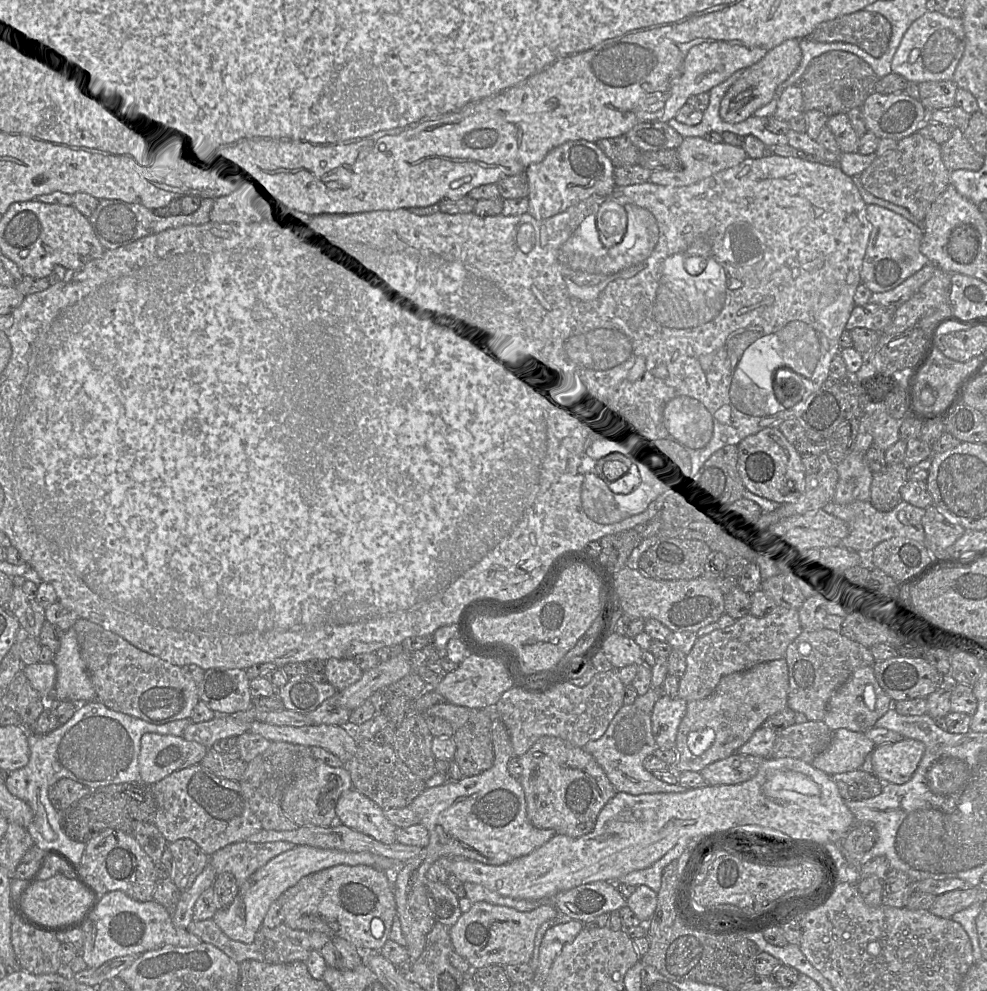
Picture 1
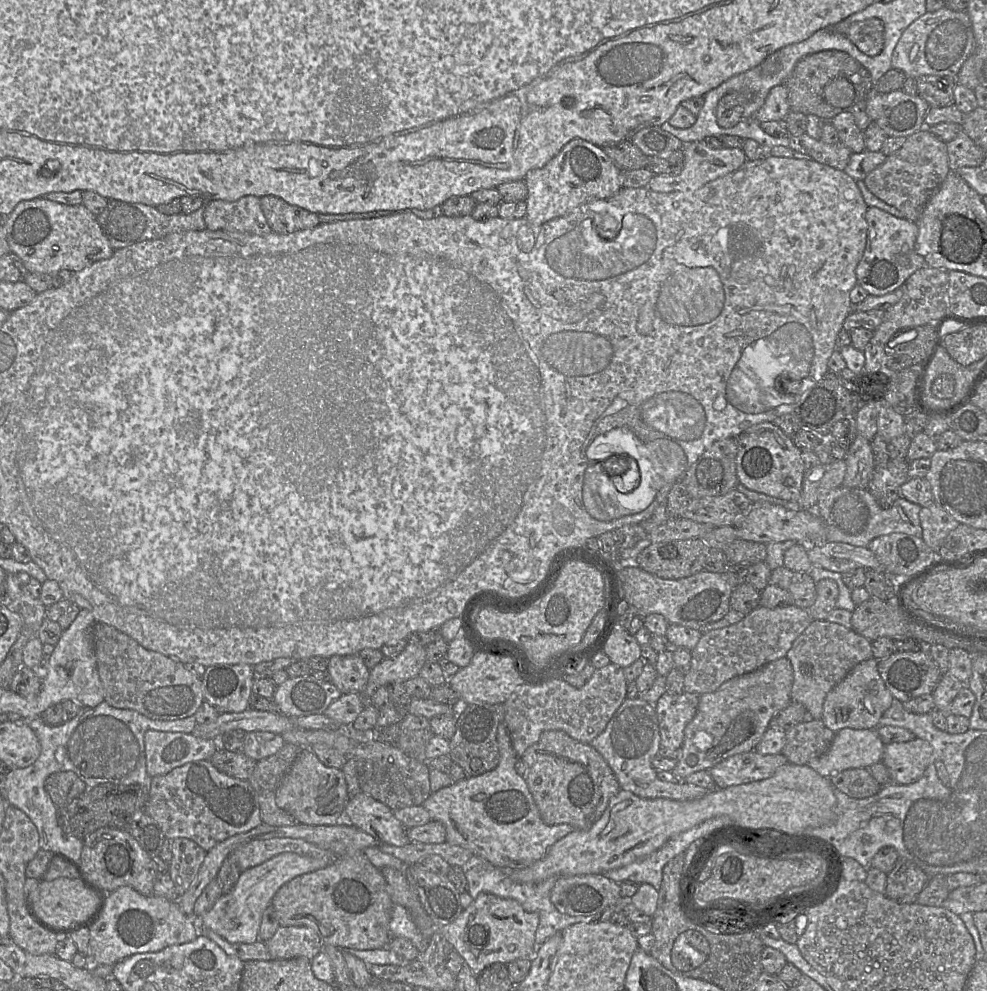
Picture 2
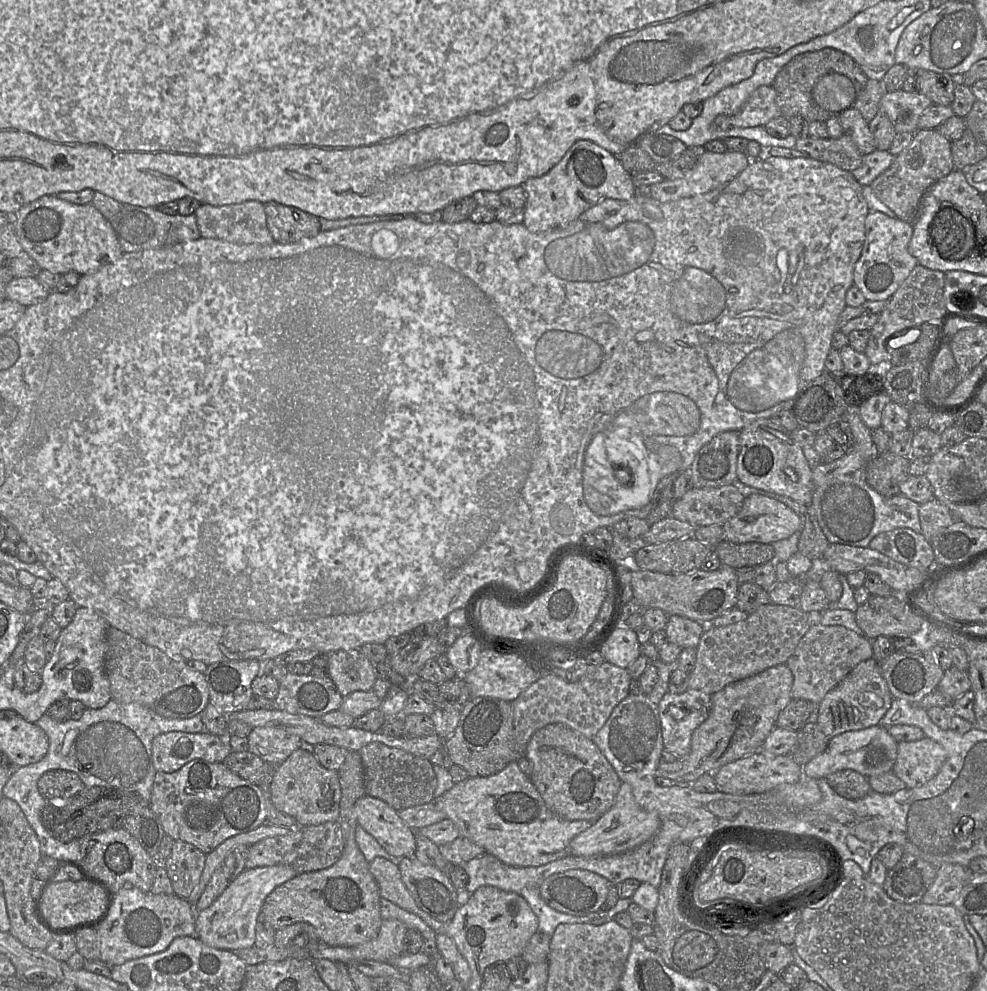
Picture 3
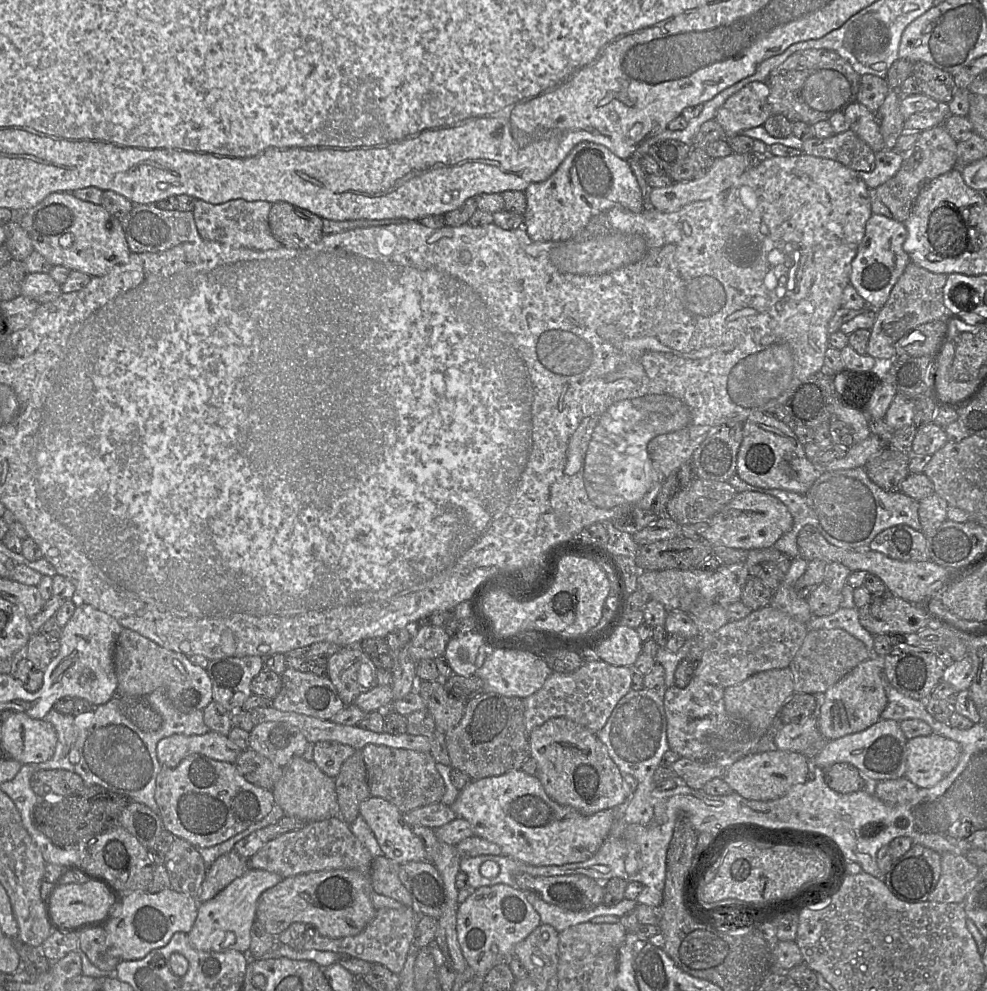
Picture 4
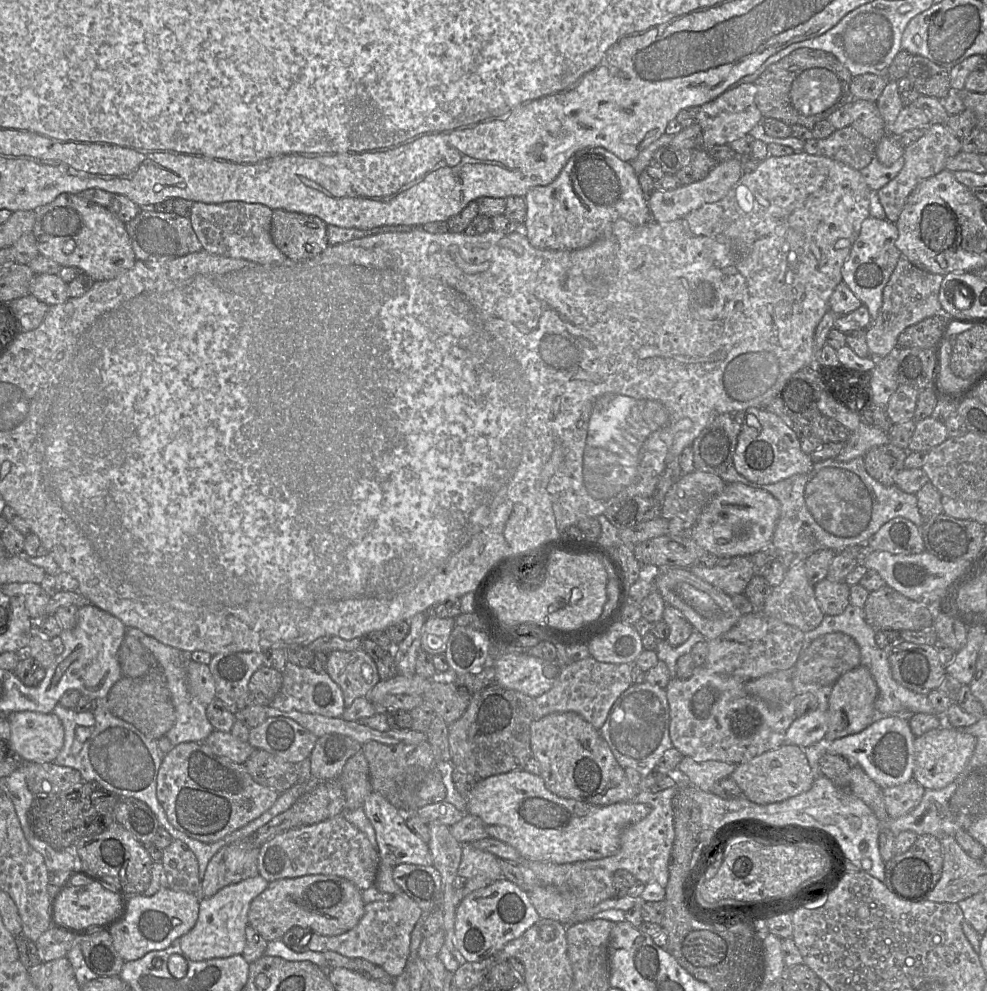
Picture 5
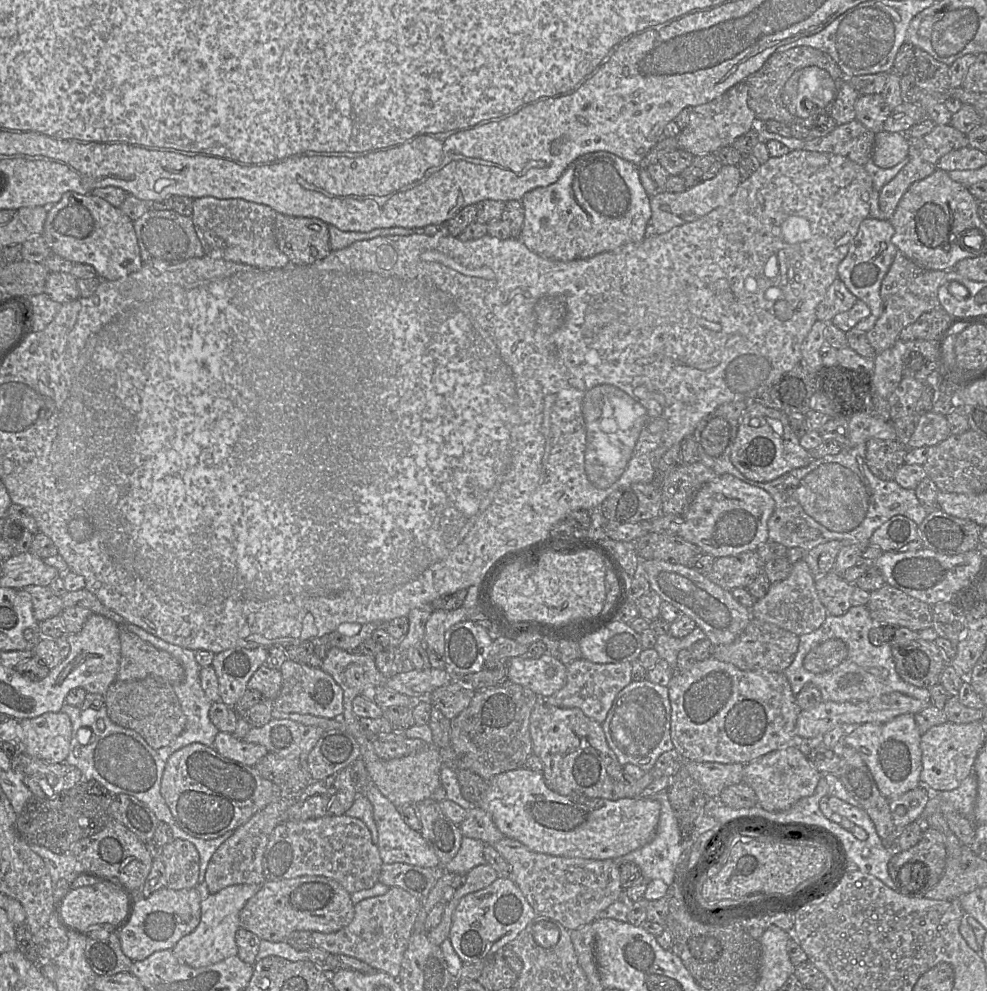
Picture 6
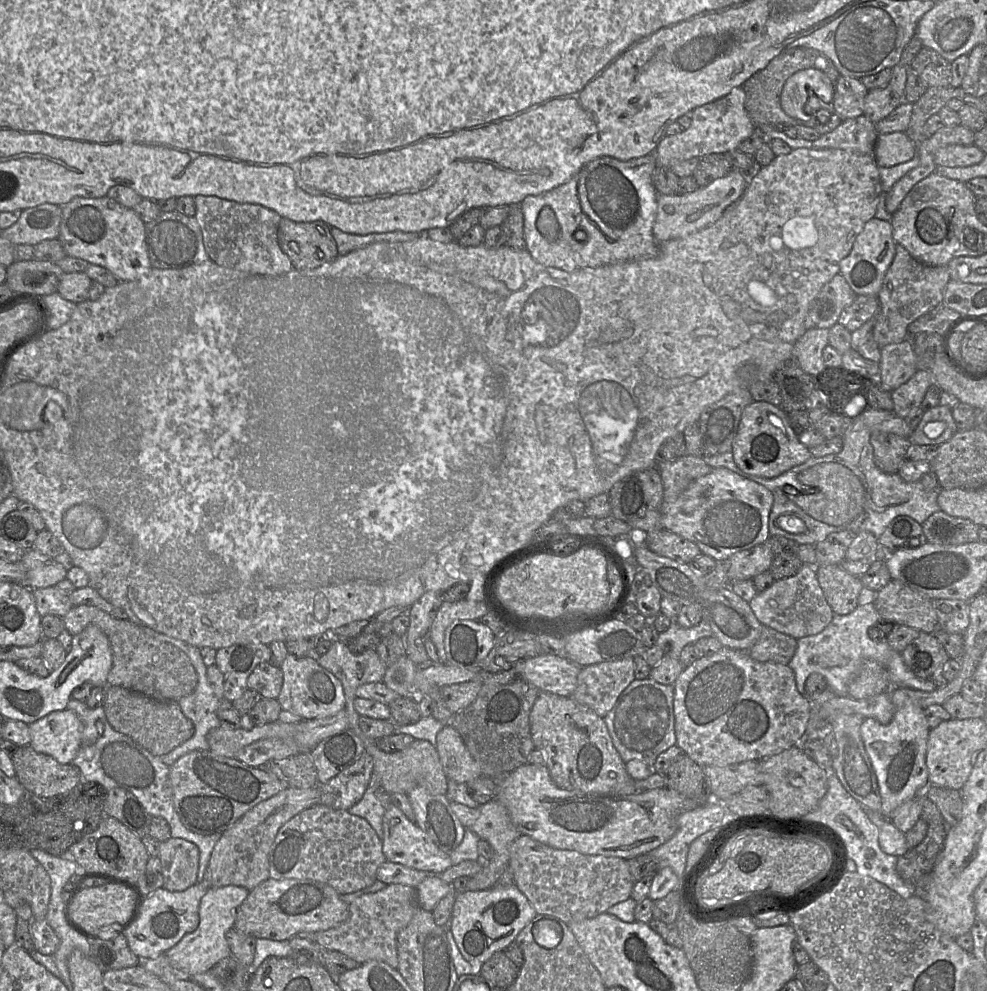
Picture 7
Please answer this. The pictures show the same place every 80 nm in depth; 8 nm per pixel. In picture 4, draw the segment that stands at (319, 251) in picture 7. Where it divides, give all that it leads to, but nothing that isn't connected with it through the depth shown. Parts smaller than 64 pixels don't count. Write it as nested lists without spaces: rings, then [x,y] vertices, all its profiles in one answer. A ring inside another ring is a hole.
[[[286,202],[271,204],[269,225],[281,246],[300,251],[313,247],[324,236],[323,219]]]

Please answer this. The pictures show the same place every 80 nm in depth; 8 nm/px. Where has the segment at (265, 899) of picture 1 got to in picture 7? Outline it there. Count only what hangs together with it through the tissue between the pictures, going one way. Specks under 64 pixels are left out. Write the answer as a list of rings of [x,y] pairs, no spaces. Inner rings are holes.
[[[234,885],[210,887],[200,901],[197,929],[186,934],[174,947],[165,952],[171,966],[188,974],[200,974],[210,971],[219,961],[231,956],[226,934],[234,928],[237,909],[248,894],[246,888]]]

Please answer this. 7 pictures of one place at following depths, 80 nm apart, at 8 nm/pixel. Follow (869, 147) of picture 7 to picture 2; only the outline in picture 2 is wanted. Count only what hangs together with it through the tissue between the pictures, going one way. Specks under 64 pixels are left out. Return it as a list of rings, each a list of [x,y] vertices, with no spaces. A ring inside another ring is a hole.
[[[808,134],[790,135],[789,139],[791,149],[807,154],[811,159],[838,170],[845,169],[853,152],[841,142],[828,144]]]

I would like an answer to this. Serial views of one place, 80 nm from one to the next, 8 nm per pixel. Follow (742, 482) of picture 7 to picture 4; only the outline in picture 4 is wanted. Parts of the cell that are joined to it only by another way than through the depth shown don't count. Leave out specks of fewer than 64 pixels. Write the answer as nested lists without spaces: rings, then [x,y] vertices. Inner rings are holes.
[[[755,491],[737,492],[734,498],[708,521],[703,540],[711,546],[735,549],[764,549],[790,531],[793,518],[786,505],[778,498]]]

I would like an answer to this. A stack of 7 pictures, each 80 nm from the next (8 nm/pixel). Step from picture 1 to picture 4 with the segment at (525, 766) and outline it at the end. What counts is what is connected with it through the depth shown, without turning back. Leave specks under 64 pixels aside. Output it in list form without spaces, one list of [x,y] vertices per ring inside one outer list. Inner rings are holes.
[[[565,717],[551,718],[529,735],[530,757],[537,763],[536,777],[556,803],[583,815],[621,808],[630,796],[623,787],[623,775],[610,758],[597,733]]]

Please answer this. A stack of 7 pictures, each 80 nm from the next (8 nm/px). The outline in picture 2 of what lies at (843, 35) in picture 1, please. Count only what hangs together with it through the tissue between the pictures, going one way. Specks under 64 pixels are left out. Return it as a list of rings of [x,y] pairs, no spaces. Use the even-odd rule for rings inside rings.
[[[879,18],[853,22],[844,34],[868,56],[876,56],[884,47],[884,24]]]

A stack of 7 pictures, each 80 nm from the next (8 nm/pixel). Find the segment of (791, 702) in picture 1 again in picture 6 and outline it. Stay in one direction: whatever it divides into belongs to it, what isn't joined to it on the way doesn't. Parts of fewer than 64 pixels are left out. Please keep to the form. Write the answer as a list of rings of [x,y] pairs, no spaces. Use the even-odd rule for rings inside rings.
[[[829,639],[812,648],[805,656],[804,668],[812,673],[832,670],[848,657],[846,644],[840,639]]]

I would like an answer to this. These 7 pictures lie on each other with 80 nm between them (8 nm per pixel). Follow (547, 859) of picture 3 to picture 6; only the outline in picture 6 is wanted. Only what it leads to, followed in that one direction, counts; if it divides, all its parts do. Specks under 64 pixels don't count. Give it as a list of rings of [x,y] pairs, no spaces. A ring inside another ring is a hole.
[[[524,766],[489,779],[476,806],[491,816],[504,837],[519,841],[533,852],[592,860],[616,859],[644,846],[654,836],[660,817],[660,803],[649,797],[607,800],[583,795],[563,796],[546,786],[542,772]]]

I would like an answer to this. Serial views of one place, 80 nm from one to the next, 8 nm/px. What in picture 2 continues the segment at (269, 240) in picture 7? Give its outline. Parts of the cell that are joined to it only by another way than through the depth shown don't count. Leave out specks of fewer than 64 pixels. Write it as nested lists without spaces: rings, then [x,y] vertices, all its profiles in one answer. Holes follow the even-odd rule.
[[[254,195],[236,201],[206,201],[204,220],[206,228],[212,231],[237,231],[256,235],[272,231],[262,211],[260,198]]]

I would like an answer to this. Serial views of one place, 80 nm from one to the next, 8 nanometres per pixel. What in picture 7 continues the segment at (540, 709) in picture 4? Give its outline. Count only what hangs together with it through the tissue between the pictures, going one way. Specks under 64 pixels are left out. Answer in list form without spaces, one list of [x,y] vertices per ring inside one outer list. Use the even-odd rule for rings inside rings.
[[[633,657],[588,665],[581,669],[576,689],[570,697],[589,707],[600,717],[605,717],[614,707],[622,692],[634,679],[636,678]]]

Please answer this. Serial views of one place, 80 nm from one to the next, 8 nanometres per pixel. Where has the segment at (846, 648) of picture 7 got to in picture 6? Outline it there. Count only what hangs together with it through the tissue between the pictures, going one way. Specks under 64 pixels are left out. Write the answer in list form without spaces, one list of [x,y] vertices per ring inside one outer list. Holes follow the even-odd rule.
[[[852,606],[842,616],[828,615],[823,624],[815,631],[799,636],[798,650],[791,665],[783,672],[792,692],[796,696],[805,685],[813,685],[821,692],[822,701],[860,702],[880,697],[891,692],[900,692],[907,696],[930,701],[930,690],[911,685],[898,675],[890,643],[874,646],[869,640],[869,632],[875,627],[867,606]],[[829,639],[842,640],[848,649],[848,657],[830,671],[812,673],[804,668],[803,661],[808,652],[816,645]]]

